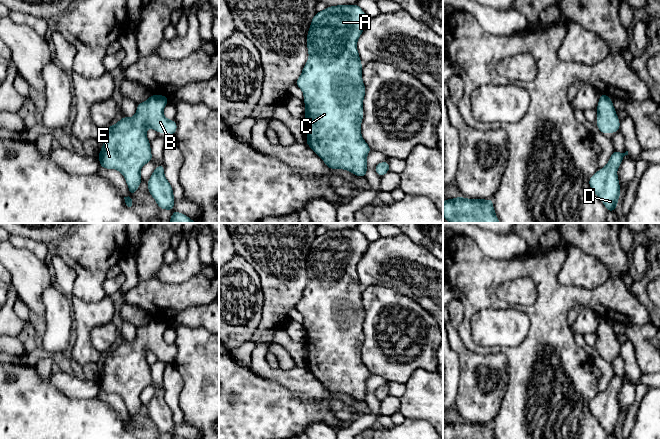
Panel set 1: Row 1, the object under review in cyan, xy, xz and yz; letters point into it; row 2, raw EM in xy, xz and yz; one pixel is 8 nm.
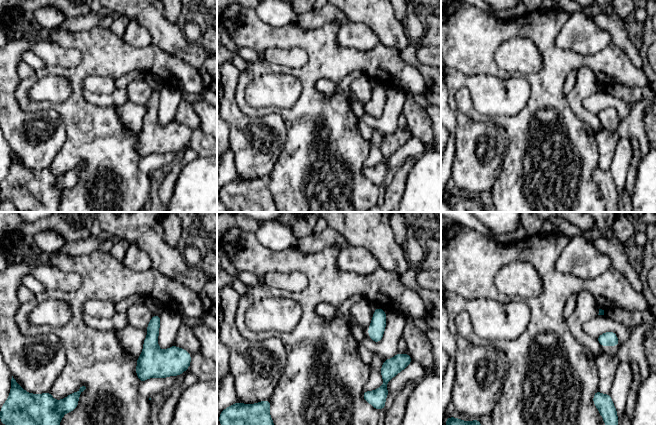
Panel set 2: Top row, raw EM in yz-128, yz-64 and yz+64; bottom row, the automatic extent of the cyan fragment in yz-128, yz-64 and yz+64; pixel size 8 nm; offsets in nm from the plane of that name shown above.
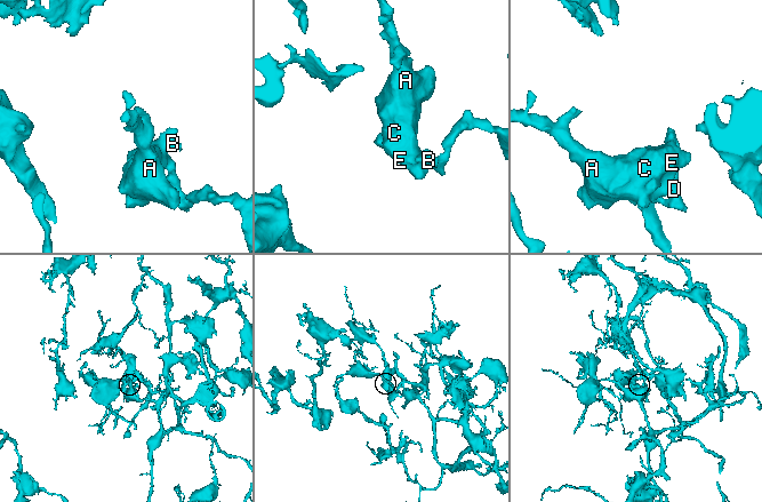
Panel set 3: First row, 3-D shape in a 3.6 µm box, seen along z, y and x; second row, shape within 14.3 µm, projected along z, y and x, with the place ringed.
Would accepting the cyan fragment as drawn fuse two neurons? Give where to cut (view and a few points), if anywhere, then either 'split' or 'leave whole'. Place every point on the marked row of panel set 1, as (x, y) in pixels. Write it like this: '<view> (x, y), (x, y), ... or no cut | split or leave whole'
no cut | leave whole

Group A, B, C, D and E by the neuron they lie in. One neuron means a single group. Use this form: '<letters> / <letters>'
A B C D E

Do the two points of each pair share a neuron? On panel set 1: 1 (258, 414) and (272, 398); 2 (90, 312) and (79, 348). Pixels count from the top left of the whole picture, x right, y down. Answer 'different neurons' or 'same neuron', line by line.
1: same neuron
2: same neuron

